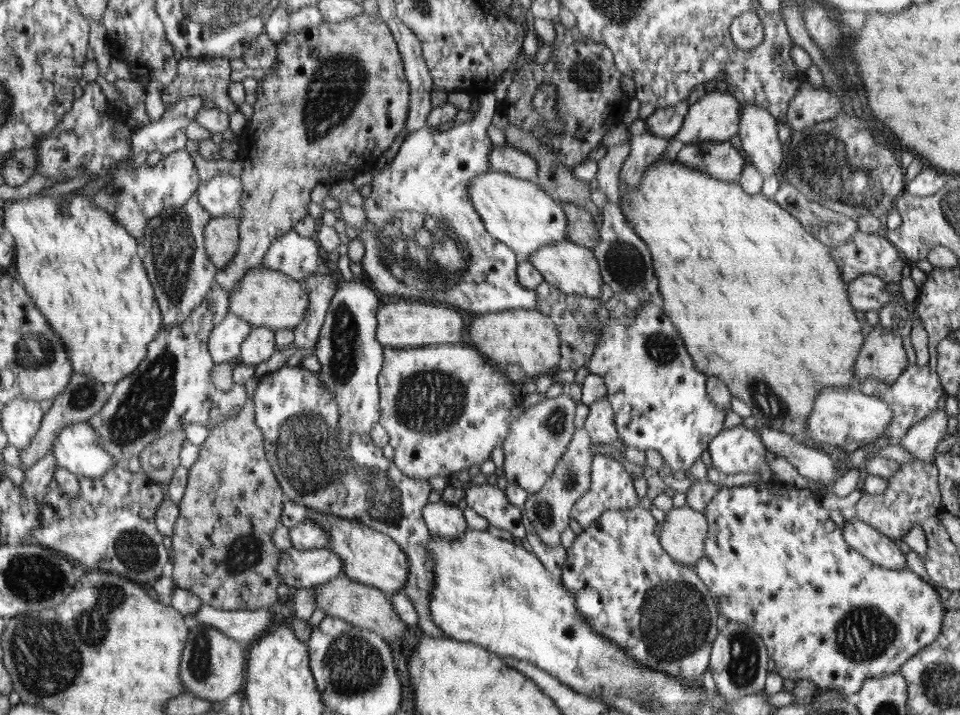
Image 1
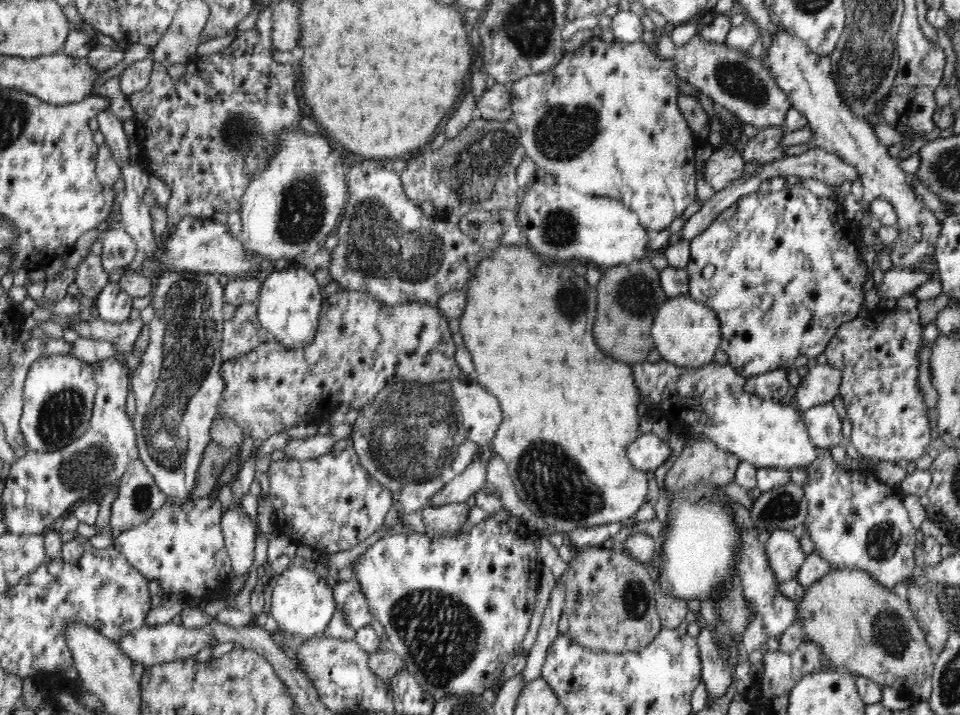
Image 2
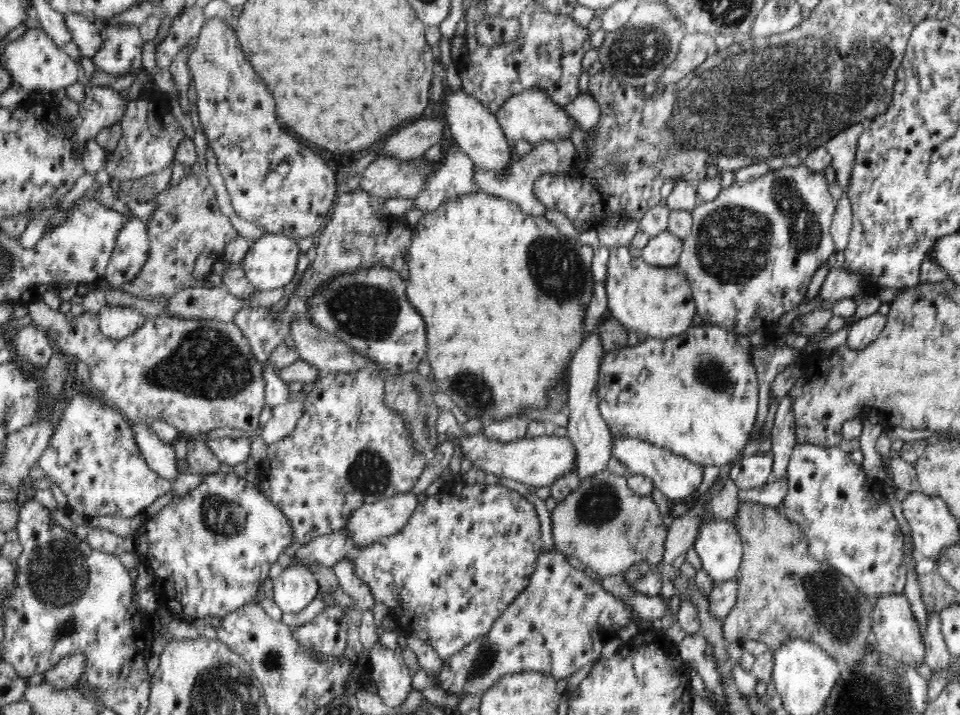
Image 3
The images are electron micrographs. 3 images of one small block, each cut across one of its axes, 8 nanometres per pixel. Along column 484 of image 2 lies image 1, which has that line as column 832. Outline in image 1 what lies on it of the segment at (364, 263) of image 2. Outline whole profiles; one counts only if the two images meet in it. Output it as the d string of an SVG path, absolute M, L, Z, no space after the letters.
M857 230L856 234L854 234L848 242L837 248L830 249L830 252L832 258L840 267L841 275L846 284L854 280L857 276L873 274L874 276L879 276L885 283L900 285L902 268L904 268L907 263L901 252L889 242L883 232L879 234L868 234Z

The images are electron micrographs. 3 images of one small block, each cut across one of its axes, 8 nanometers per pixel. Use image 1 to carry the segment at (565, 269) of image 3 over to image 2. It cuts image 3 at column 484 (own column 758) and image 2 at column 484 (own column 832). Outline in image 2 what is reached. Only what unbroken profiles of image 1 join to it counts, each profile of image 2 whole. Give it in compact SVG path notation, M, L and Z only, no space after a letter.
M528 245L498 246L496 250L488 252L484 260L474 268L474 276L470 276L470 282L465 287L466 306L460 318L460 331L463 342L469 350L475 368L474 379L488 392L500 401L503 413L502 425L498 428L494 440L490 443L494 456L498 456L506 462L518 496L524 504L530 507L536 516L544 520L545 530L567 535L576 528L592 528L592 526L604 526L612 522L622 522L630 518L640 510L640 506L647 500L648 478L646 471L640 471L632 467L626 456L626 449L639 438L639 418L641 410L641 394L636 387L636 381L632 376L629 364L614 363L612 366L604 366L608 356L602 354L602 350L594 344L592 336L592 324L596 320L597 289L590 287L585 276L579 276L574 270L573 263L551 264L532 252Z

